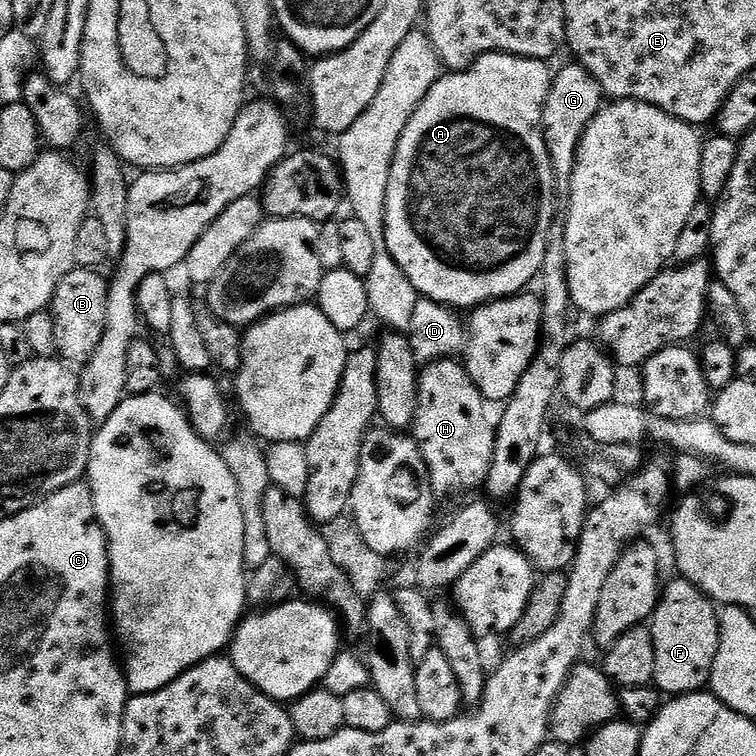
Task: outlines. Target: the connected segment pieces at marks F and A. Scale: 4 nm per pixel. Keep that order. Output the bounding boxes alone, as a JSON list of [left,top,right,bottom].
[[650,579,720,698],[384,52,558,310]]

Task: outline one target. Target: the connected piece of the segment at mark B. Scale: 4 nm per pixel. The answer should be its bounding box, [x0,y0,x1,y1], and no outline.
[50,268,109,362]

